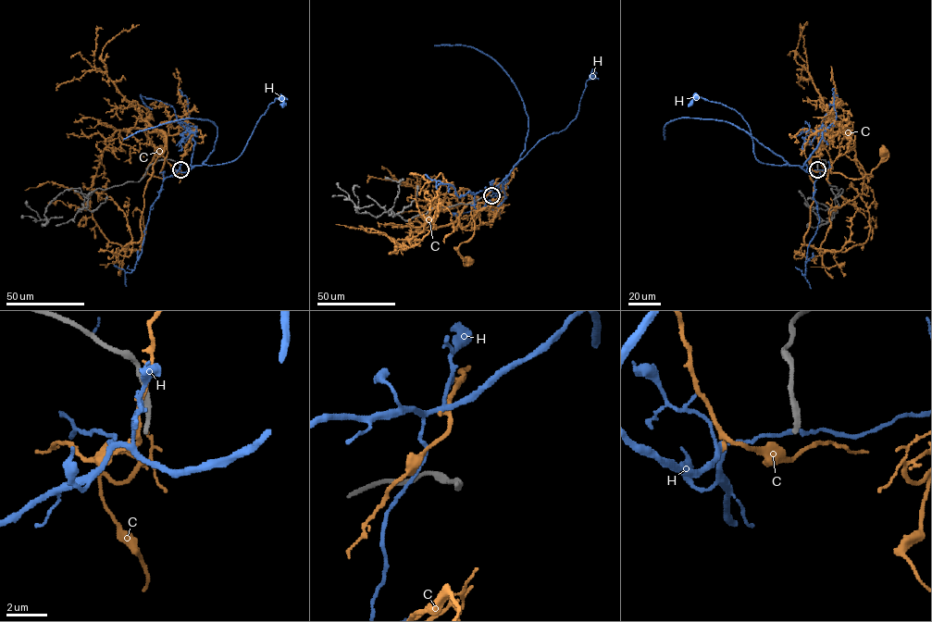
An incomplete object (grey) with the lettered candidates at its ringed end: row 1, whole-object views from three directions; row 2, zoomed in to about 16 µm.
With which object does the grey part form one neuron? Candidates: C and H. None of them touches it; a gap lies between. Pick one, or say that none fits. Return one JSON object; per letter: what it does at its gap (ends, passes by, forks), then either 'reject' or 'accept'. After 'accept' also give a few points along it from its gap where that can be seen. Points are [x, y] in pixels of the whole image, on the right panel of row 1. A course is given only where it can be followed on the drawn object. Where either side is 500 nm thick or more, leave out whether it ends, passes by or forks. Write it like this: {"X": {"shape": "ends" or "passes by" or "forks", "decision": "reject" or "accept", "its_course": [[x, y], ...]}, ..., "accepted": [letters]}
{"C": {"shape": "passes by", "decision": "reject"}, "H": {"shape": "passes by", "decision": "reject"}, "accepted": []}

